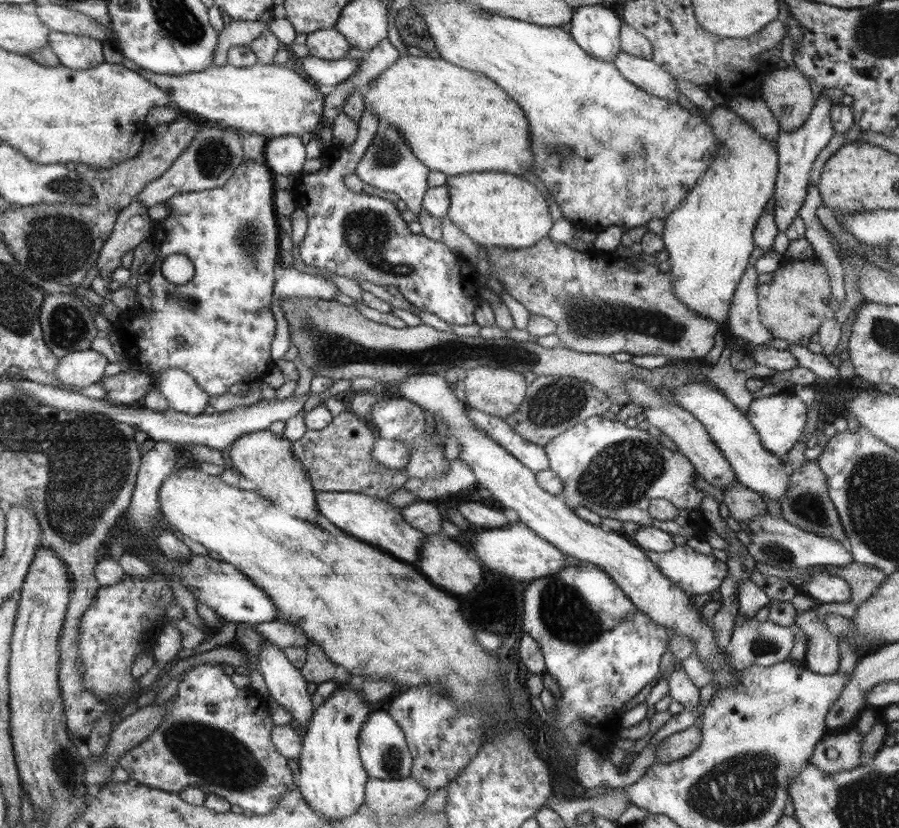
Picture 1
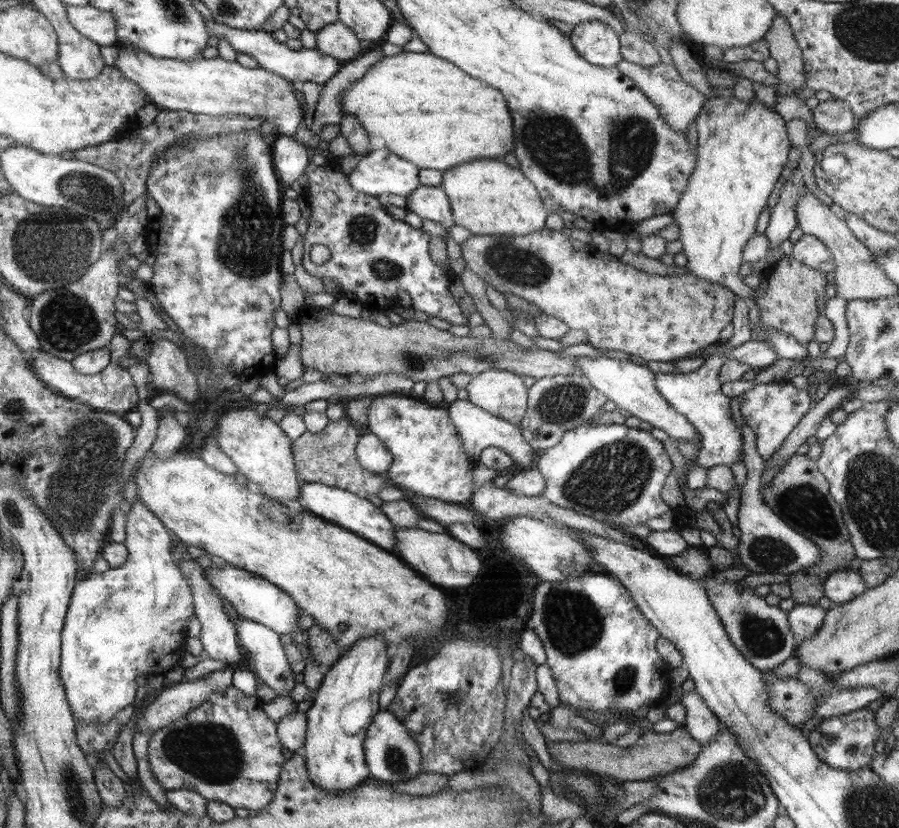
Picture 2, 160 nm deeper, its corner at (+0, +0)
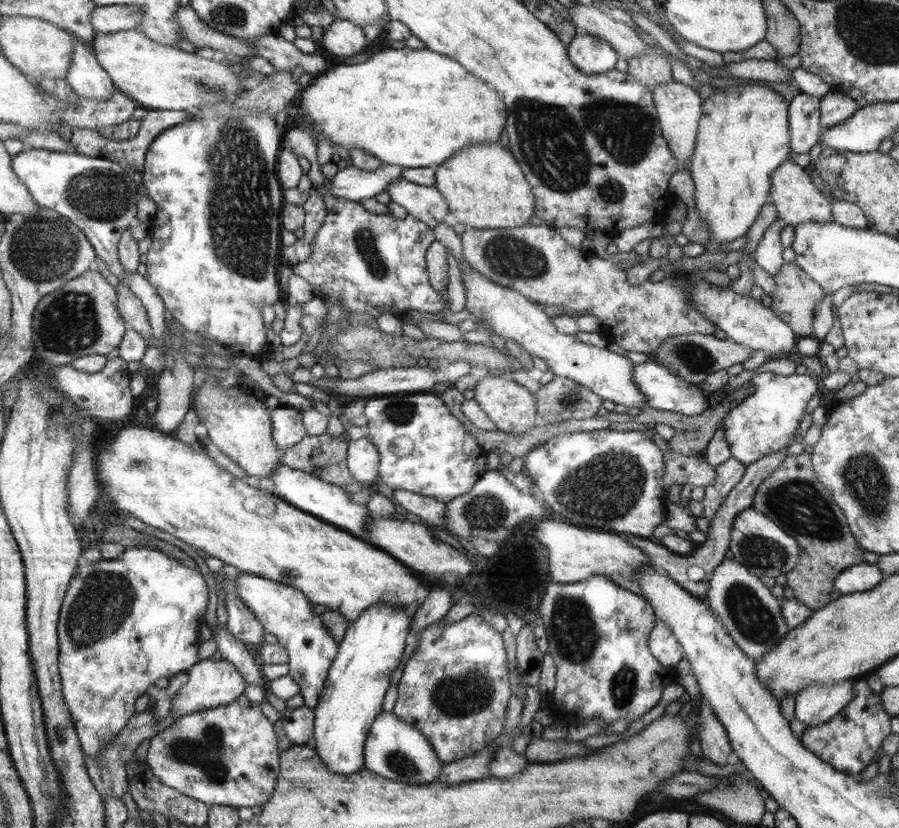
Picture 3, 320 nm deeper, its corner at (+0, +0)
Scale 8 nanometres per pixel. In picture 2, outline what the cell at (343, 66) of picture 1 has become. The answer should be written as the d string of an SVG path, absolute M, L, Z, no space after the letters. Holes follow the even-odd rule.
M208 19L207 25L210 26L212 36L219 39L225 38L237 54L248 54L258 61L260 68L279 74L282 78L286 78L290 82L296 82L299 85L310 80L310 82L316 82L316 84L323 86L327 80L338 73L338 70L344 64L344 62L340 62L332 56L319 52L317 48L302 48L300 51L292 50L286 43L279 43L272 33L262 29L249 31L233 29L216 22L214 19Z

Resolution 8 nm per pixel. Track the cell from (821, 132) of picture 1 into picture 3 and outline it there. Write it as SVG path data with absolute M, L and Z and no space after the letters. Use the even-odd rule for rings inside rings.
M776 219L768 227L768 230L765 230L761 241L753 252L753 259L757 265L773 277L781 271L782 265L785 263L782 259L784 247L780 243L780 229L782 230L783 227L783 222Z

